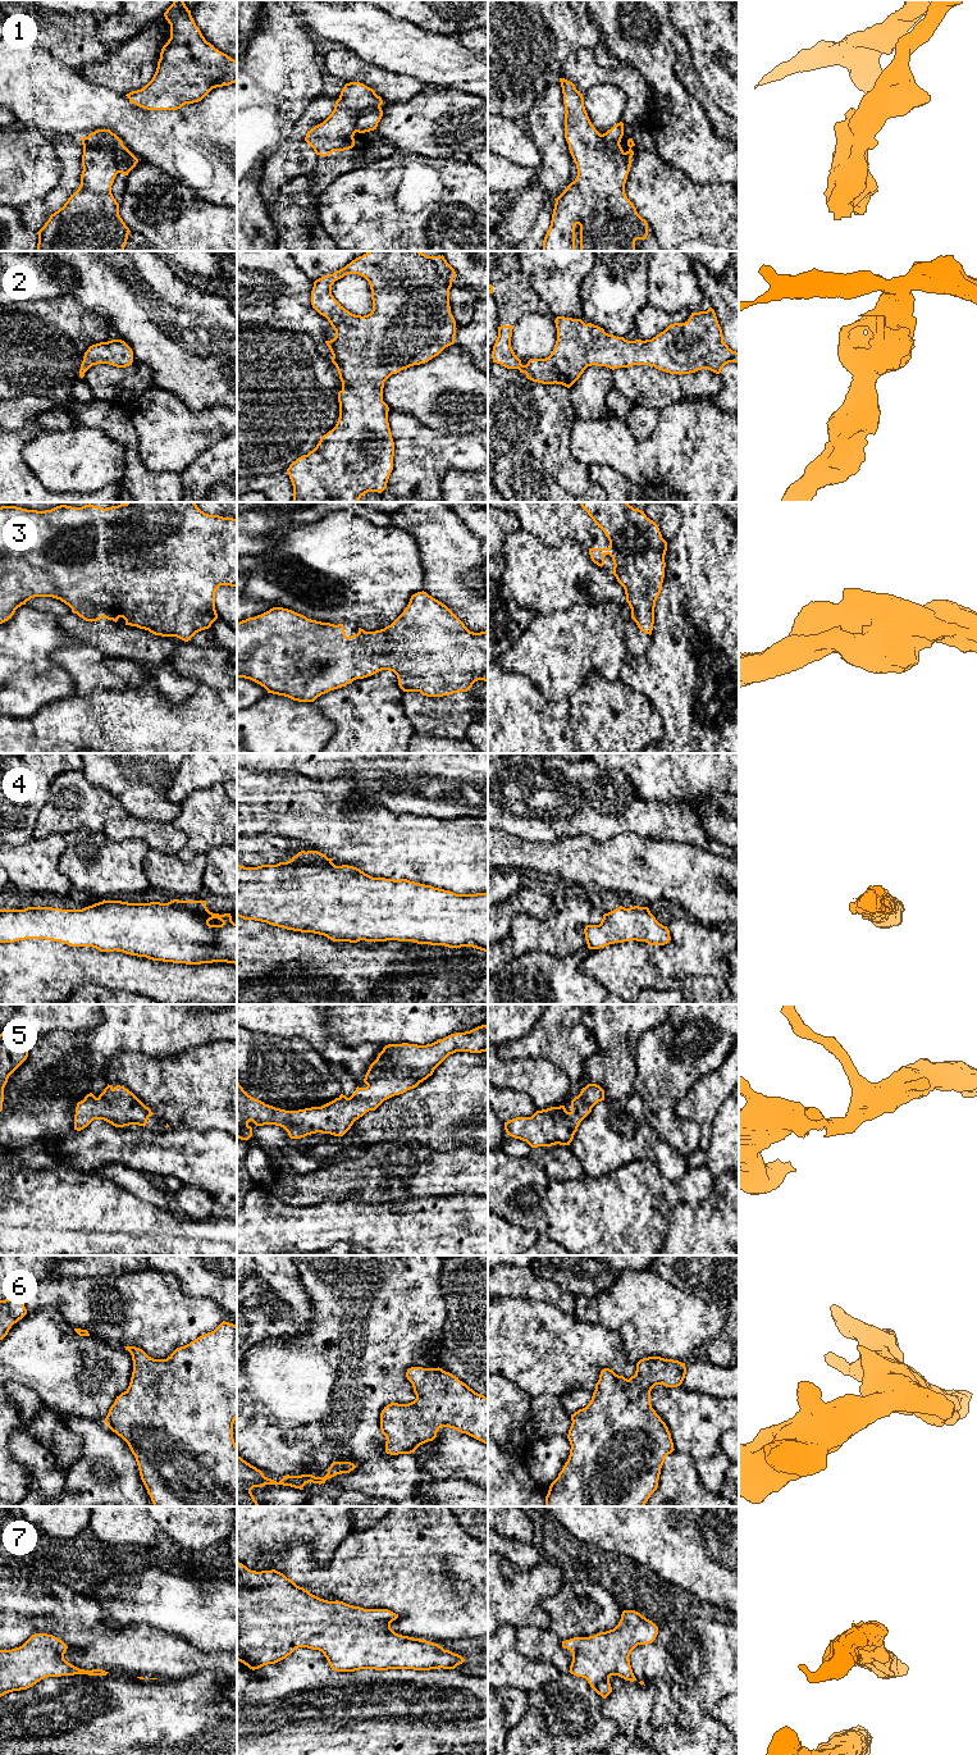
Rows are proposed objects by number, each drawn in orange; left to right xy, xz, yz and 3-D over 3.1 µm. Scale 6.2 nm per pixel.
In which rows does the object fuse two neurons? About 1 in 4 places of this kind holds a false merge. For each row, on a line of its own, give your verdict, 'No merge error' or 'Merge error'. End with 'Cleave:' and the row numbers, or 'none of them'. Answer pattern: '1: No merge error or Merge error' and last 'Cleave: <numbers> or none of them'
1: No merge error
2: No merge error
3: No merge error
4: No merge error
5: No merge error
6: No merge error
7: No merge error
Cleave: none of them

